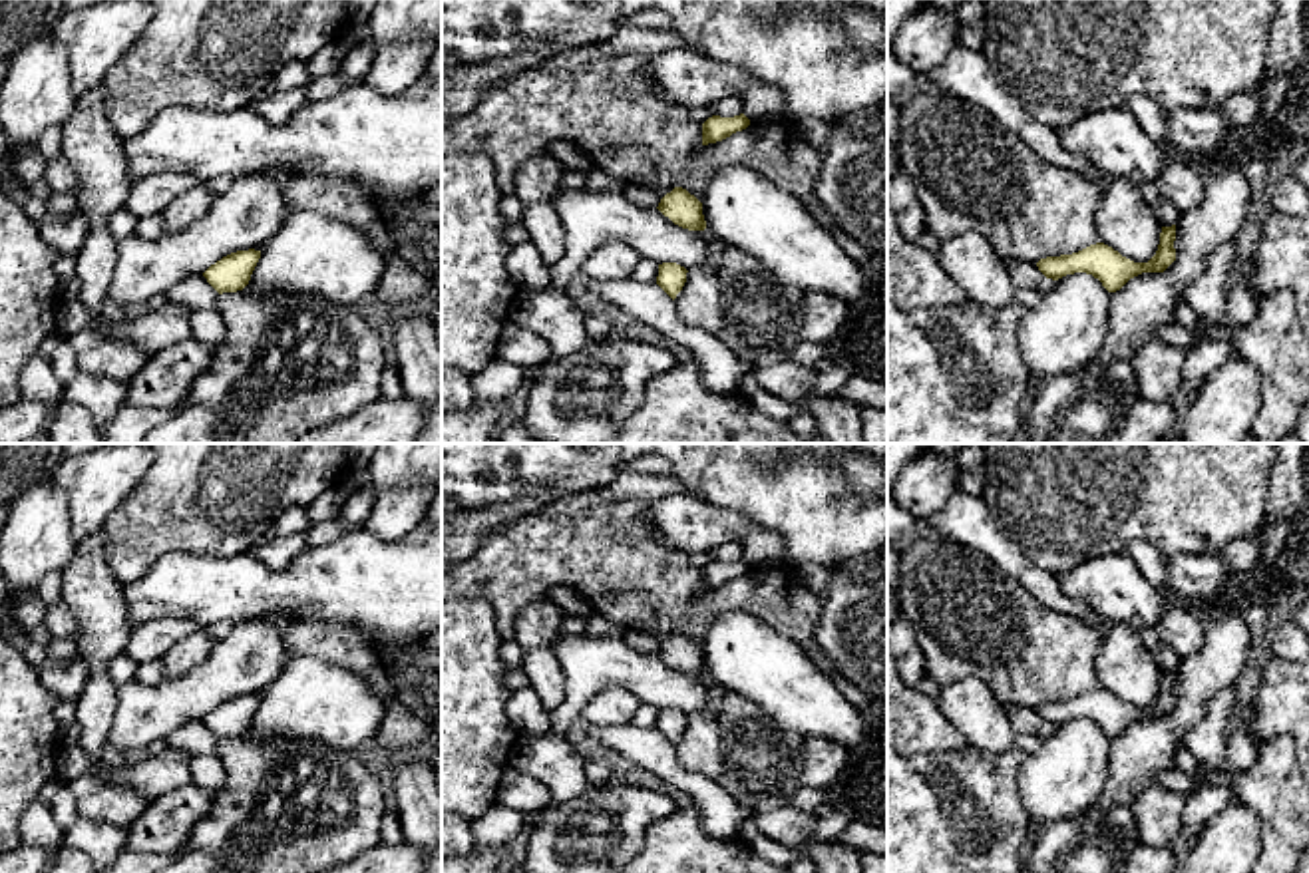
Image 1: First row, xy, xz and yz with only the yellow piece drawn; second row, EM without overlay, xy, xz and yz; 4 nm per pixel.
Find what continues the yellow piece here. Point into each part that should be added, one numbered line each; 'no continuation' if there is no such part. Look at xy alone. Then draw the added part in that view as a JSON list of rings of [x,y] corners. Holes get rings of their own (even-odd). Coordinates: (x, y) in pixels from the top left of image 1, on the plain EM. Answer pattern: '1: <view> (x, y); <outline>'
no continuation

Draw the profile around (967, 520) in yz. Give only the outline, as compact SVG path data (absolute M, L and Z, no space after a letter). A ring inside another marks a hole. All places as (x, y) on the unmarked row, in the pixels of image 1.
M959 489L933 517L925 521L925 525L941 537L957 541L989 557L999 569L1025 587L1042 607L1100 624L1100 618L1082 601L1060 591L1056 575L1038 567L997 527L991 507L983 497L975 497Z

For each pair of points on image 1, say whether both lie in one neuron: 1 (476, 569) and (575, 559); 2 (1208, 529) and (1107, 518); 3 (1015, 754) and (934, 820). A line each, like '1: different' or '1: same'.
1: same
2: same
3: same

